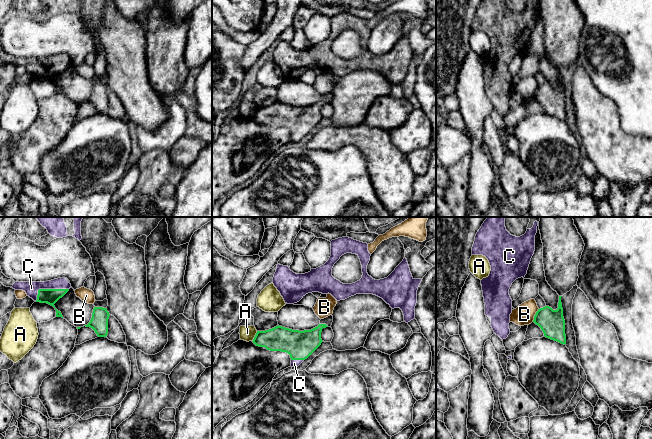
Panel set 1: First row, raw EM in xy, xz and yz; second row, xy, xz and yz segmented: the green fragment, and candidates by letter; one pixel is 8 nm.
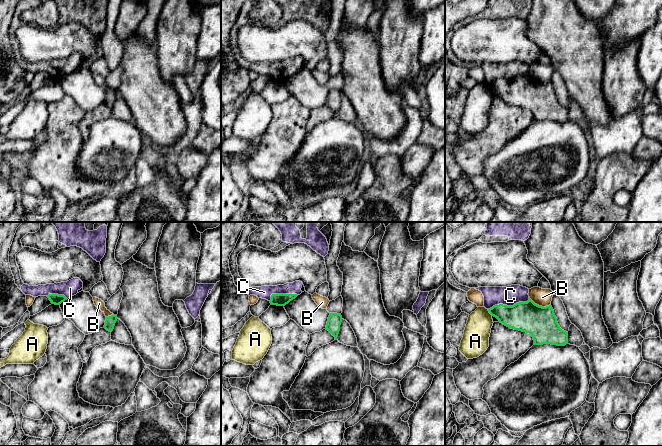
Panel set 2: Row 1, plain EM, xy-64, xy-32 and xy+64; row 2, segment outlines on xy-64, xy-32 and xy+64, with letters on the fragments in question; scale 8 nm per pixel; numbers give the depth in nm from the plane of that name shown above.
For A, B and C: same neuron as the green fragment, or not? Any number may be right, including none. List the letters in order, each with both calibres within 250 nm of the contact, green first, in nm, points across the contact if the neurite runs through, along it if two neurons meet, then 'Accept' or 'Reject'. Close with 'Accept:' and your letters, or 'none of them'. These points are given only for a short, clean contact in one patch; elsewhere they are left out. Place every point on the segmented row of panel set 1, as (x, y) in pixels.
A: Thickness 200 nm (green) against 130 nm. Boundary: xz (257, 331), (252, 341). Reject
B: Thickness 200 nm (green) against 160 nm. Reject
C: Thickness 130 nm (green) against 110 nm. Accept
Accept: C

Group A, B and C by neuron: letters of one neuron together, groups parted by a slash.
A / B / C

